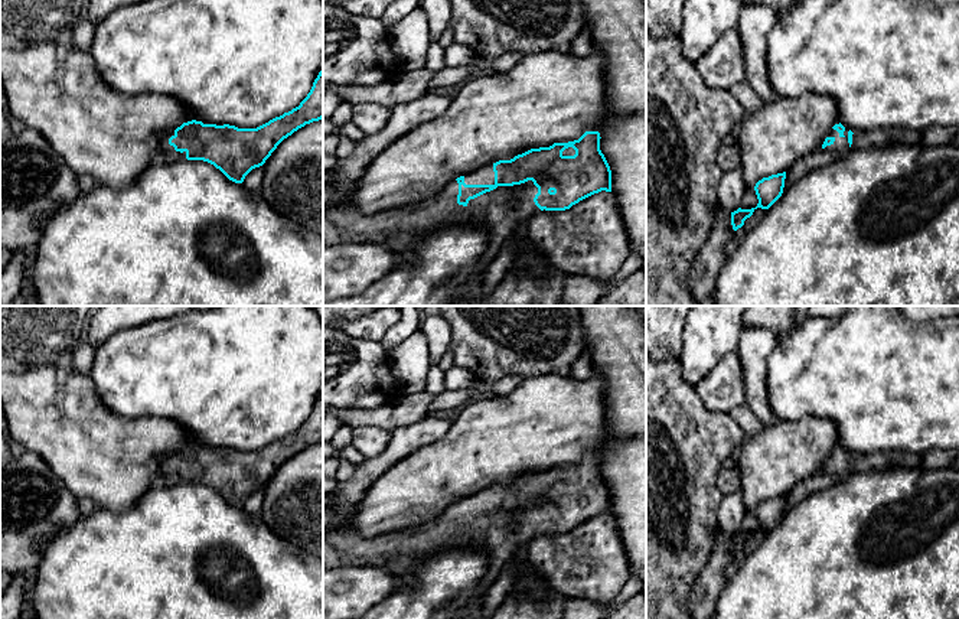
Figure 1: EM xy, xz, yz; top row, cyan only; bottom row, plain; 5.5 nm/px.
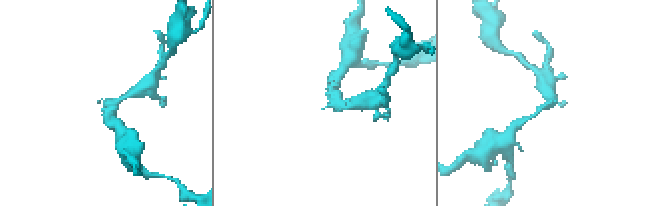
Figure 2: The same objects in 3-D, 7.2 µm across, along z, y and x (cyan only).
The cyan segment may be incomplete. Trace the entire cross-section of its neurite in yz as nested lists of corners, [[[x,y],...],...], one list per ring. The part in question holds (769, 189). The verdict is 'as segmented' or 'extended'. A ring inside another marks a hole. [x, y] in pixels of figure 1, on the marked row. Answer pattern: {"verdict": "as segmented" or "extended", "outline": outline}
{"verdict": "as segmented", "outline": [[[786,172],[763,177],[754,186],[759,203],[751,209],[741,209],[731,212],[731,225],[737,231],[744,225],[744,221],[753,215],[757,208],[769,209],[783,193]]]}

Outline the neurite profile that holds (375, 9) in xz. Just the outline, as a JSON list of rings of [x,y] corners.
[[[339,0],[337,6],[352,14],[379,19],[395,0]]]

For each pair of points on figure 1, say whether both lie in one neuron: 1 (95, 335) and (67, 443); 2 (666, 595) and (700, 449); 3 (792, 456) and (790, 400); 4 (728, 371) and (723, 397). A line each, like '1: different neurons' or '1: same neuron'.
1: different neurons
2: same neuron
3: different neurons
4: same neuron

